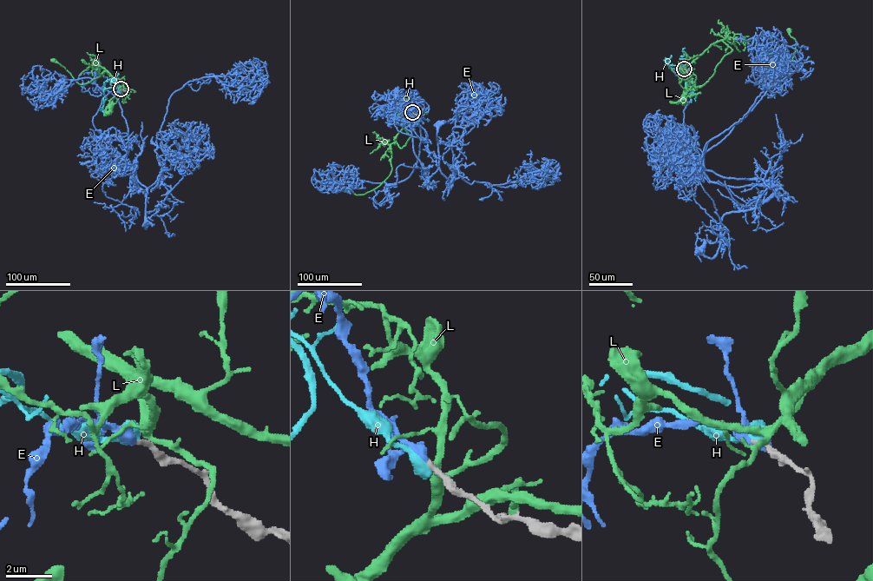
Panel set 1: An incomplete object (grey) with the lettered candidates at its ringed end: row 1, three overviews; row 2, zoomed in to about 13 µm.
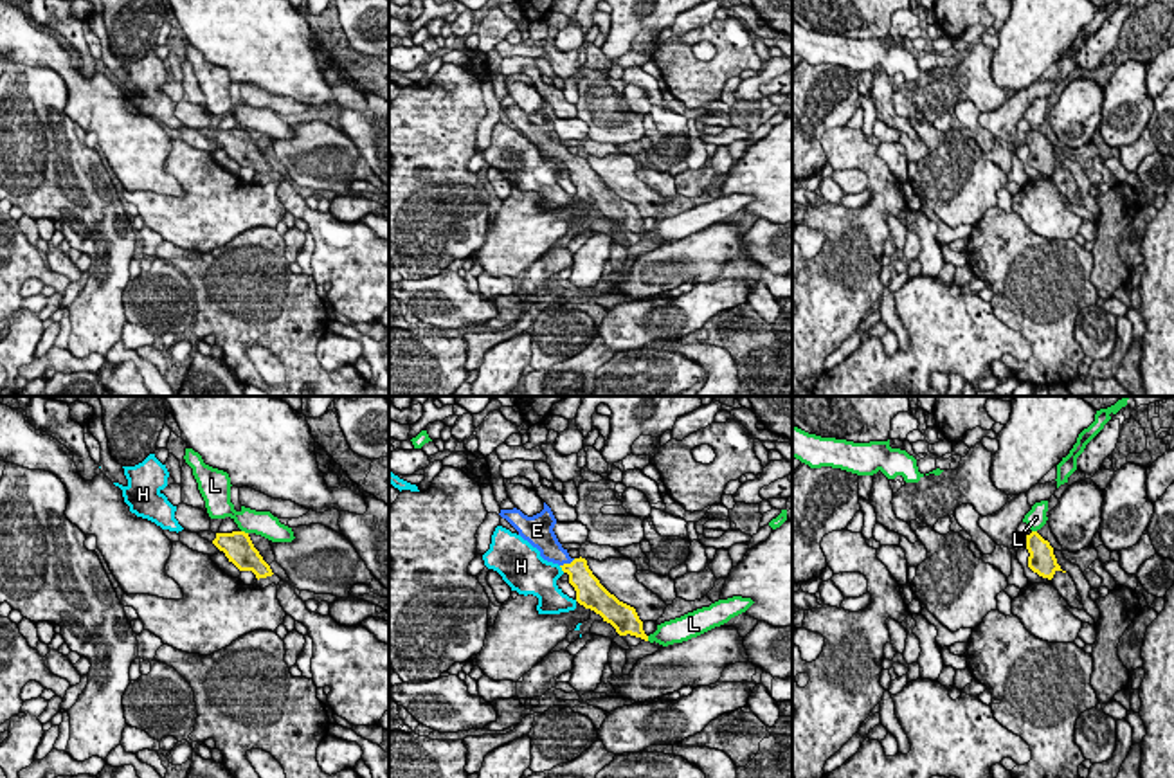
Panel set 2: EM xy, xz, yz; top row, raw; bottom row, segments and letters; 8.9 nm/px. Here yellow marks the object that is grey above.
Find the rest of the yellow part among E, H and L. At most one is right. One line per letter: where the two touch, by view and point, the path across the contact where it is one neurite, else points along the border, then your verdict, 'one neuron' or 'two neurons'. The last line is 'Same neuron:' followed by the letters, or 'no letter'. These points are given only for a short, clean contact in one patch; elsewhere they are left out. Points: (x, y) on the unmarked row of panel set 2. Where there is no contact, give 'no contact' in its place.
E: contact xz (568, 161); way xz (586, 180), (568, 161), (548, 141); one neuron
H: contact xz (562, 166); two neurons
L: contact xy (243, 128); border xy (242, 126), (247, 130); two neurons
Same neuron: E

